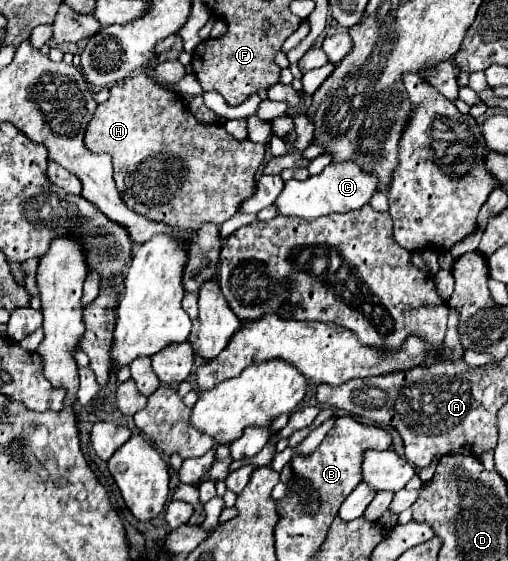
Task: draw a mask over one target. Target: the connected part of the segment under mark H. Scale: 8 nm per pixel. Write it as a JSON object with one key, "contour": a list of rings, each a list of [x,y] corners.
{"contour":[[[134,73],[132,77],[128,77],[126,81],[120,81],[116,83],[112,89],[110,89],[110,99],[106,103],[100,103],[90,125],[88,125],[88,131],[86,131],[86,147],[92,151],[92,153],[110,153],[112,155],[112,161],[114,161],[114,181],[116,181],[116,187],[118,191],[122,193],[122,199],[130,205],[130,209],[134,209],[136,213],[152,219],[152,221],[162,221],[166,225],[172,225],[172,227],[180,227],[180,229],[198,229],[200,225],[204,223],[214,223],[214,225],[222,225],[226,219],[230,219],[234,213],[240,211],[242,207],[242,201],[246,201],[254,189],[256,189],[256,171],[260,167],[260,163],[264,161],[264,145],[260,143],[252,143],[250,139],[244,139],[244,141],[236,141],[226,129],[224,129],[224,123],[200,123],[190,111],[188,107],[184,105],[182,97],[178,101],[178,95],[172,93],[172,91],[166,91],[162,89],[160,85],[152,83],[144,73]]]}

